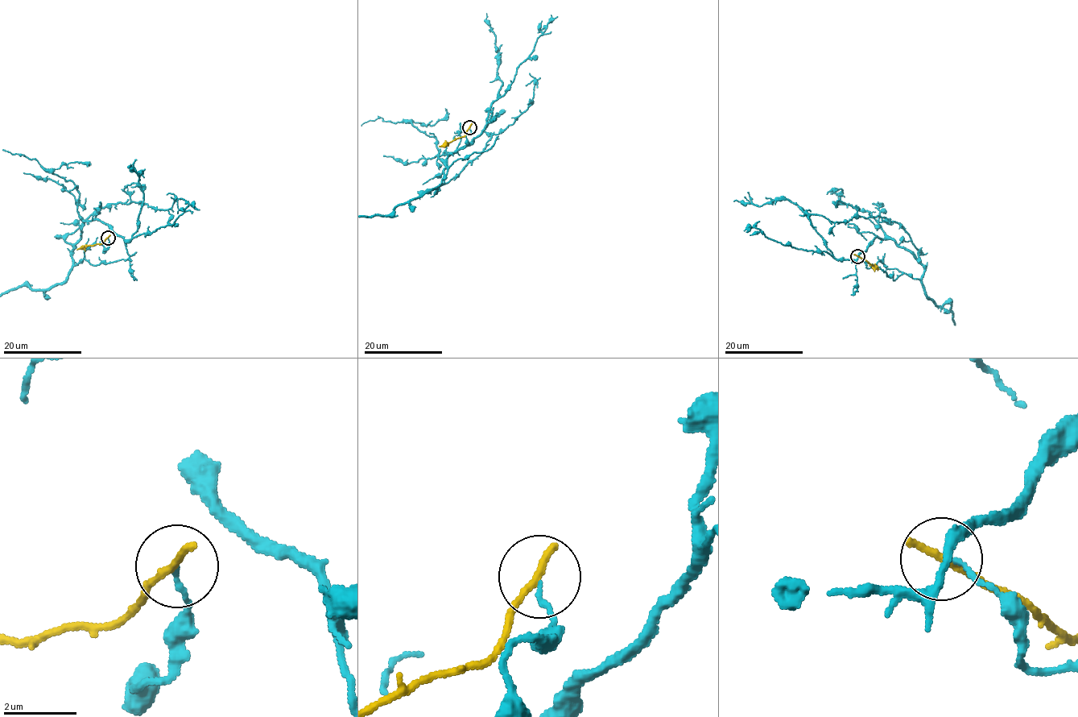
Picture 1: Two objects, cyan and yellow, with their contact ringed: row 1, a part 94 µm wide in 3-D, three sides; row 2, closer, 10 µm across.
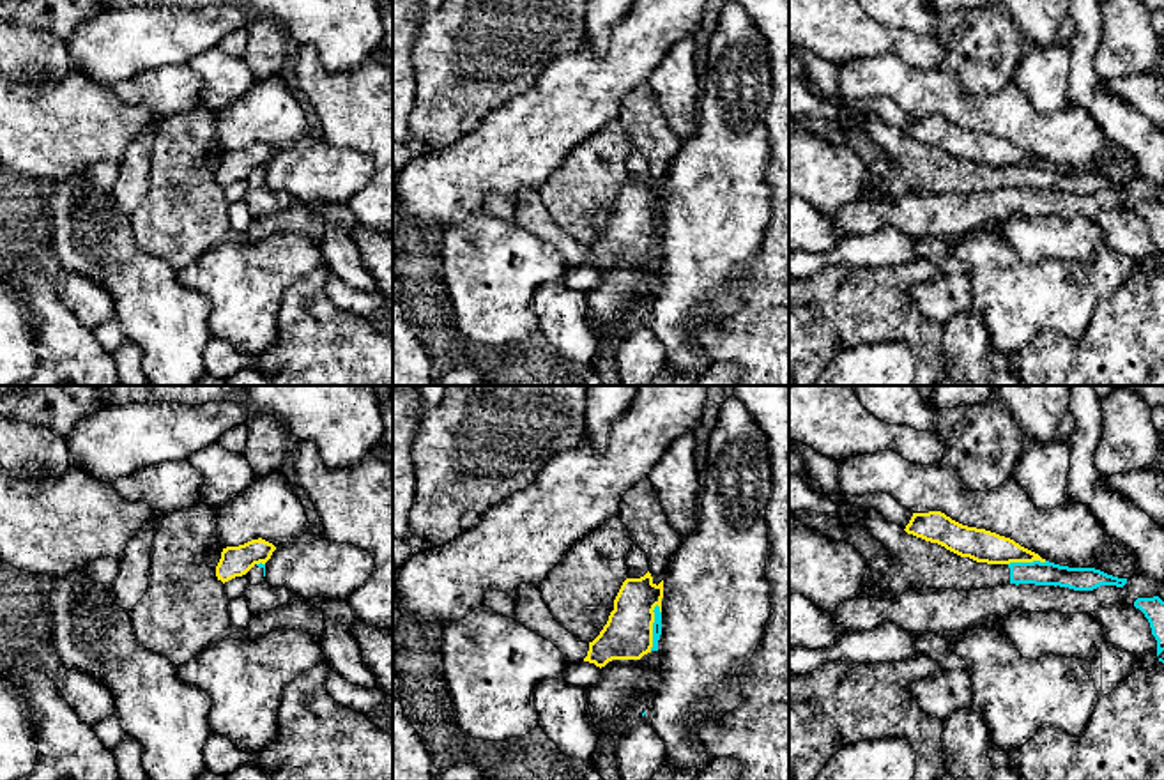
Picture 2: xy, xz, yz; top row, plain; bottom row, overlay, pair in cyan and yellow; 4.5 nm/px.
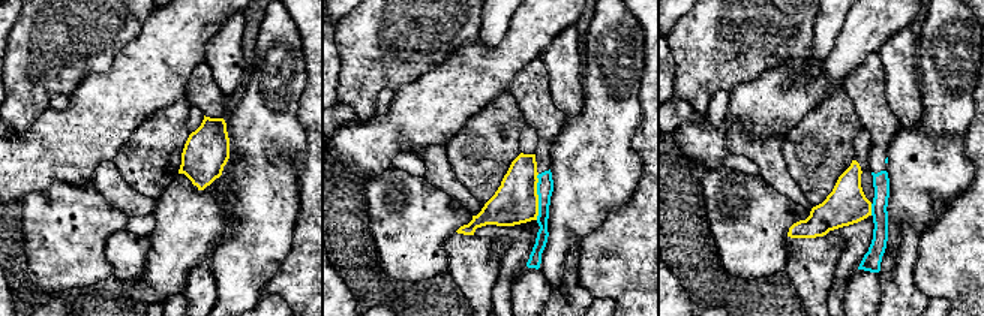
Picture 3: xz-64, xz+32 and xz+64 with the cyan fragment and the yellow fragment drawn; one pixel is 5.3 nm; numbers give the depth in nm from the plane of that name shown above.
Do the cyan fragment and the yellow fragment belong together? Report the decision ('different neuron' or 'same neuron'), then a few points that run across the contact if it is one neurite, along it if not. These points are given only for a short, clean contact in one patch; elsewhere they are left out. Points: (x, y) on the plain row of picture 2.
different neuron; line xz (657, 207), (650, 253)

